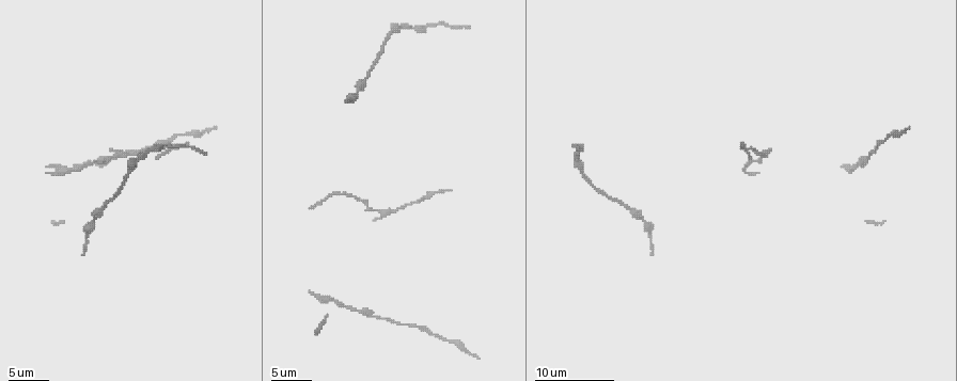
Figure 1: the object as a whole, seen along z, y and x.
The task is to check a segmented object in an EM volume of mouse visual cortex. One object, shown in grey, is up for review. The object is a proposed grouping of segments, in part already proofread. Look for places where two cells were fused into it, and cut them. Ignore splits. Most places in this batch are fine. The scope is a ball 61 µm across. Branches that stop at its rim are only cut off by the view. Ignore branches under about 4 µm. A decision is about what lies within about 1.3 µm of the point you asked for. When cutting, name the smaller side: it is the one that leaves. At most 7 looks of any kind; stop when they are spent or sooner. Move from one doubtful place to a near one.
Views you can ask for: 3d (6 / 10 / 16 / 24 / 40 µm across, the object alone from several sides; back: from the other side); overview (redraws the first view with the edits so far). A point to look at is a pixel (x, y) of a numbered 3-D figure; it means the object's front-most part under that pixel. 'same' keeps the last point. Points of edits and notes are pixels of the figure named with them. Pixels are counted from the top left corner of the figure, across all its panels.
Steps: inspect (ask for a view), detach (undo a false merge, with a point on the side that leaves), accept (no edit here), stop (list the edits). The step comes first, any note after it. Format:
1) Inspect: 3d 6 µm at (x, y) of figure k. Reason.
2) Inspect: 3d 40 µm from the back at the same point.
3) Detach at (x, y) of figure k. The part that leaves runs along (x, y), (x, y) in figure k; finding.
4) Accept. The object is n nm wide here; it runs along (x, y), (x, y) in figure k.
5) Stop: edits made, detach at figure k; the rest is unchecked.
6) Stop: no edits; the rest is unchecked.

Inspect: 3d 10 µm at (850, 170) of figure 1. Sudden change in width.

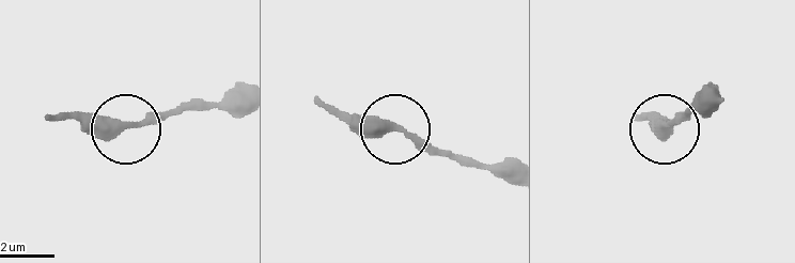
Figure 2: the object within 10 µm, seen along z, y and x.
Accept. All the same cell.

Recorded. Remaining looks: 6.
Inspect: 3d 16 µm at (373, 315) of figure 1. Calibre changes.

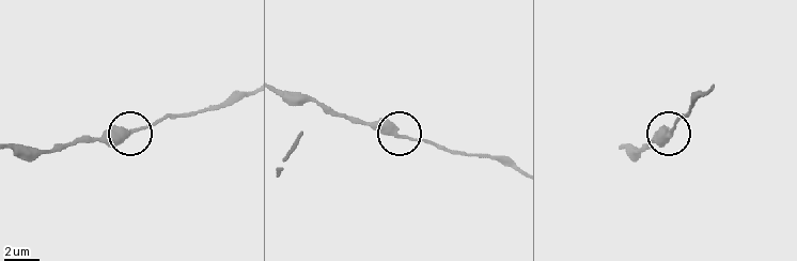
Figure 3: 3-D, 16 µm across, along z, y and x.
Accept. The object is 340 nm wide here; continuous, no second cell.

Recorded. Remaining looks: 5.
Inspect: 3d 6 µm at (414, 325) of figure 1. Thick turns thin.

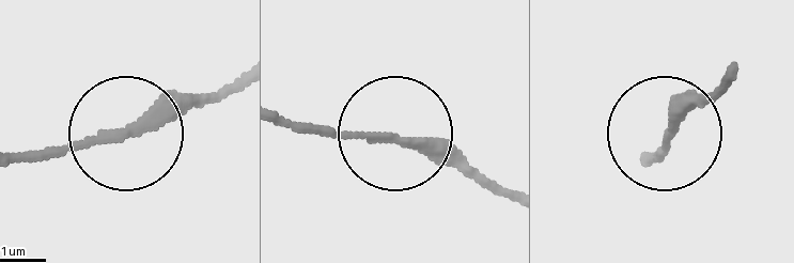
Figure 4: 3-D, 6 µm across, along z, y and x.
Accept. The object is 210 nm wide here; one cell here.

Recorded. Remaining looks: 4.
Stop: no edits; the rest is unchecked.

